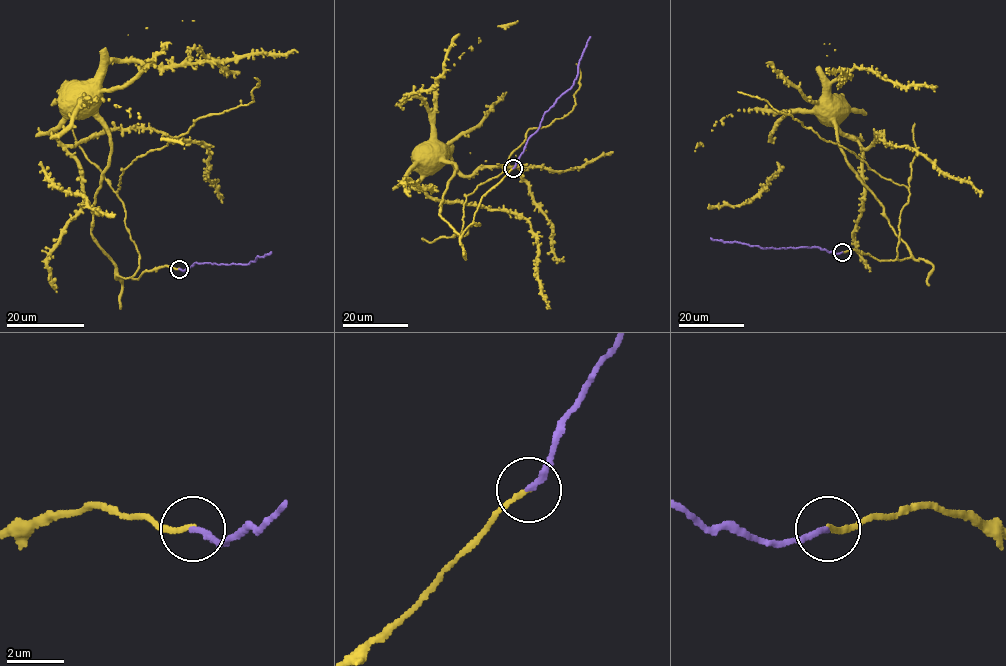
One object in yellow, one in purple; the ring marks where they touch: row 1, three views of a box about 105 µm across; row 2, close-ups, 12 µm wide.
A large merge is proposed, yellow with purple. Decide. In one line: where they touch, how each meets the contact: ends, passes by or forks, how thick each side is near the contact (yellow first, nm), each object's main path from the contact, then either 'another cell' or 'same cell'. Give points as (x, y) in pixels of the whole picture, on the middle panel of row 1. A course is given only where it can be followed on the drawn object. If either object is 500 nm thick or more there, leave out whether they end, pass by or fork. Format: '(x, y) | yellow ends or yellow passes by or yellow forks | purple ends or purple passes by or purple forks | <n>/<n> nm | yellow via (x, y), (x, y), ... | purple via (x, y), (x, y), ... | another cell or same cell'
(513, 168) | yellow ends | purple ends | 180/200 nm | yellow via (513, 168), (485, 194), (473, 221), (460, 236), (439, 215), (455, 166), (432, 150), (422, 152) | purple via (513, 168), (527, 140), (537, 130), (543, 114), (573, 83), (579, 60), (590, 37) | same cell

